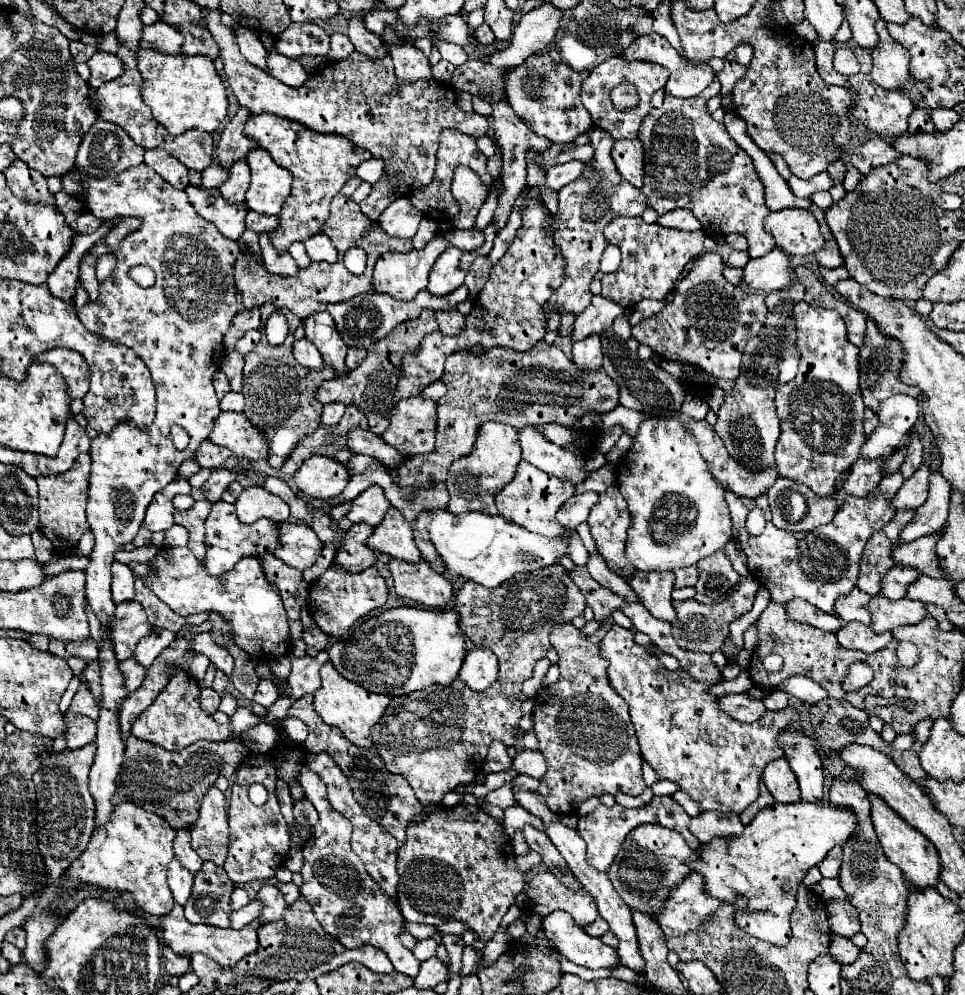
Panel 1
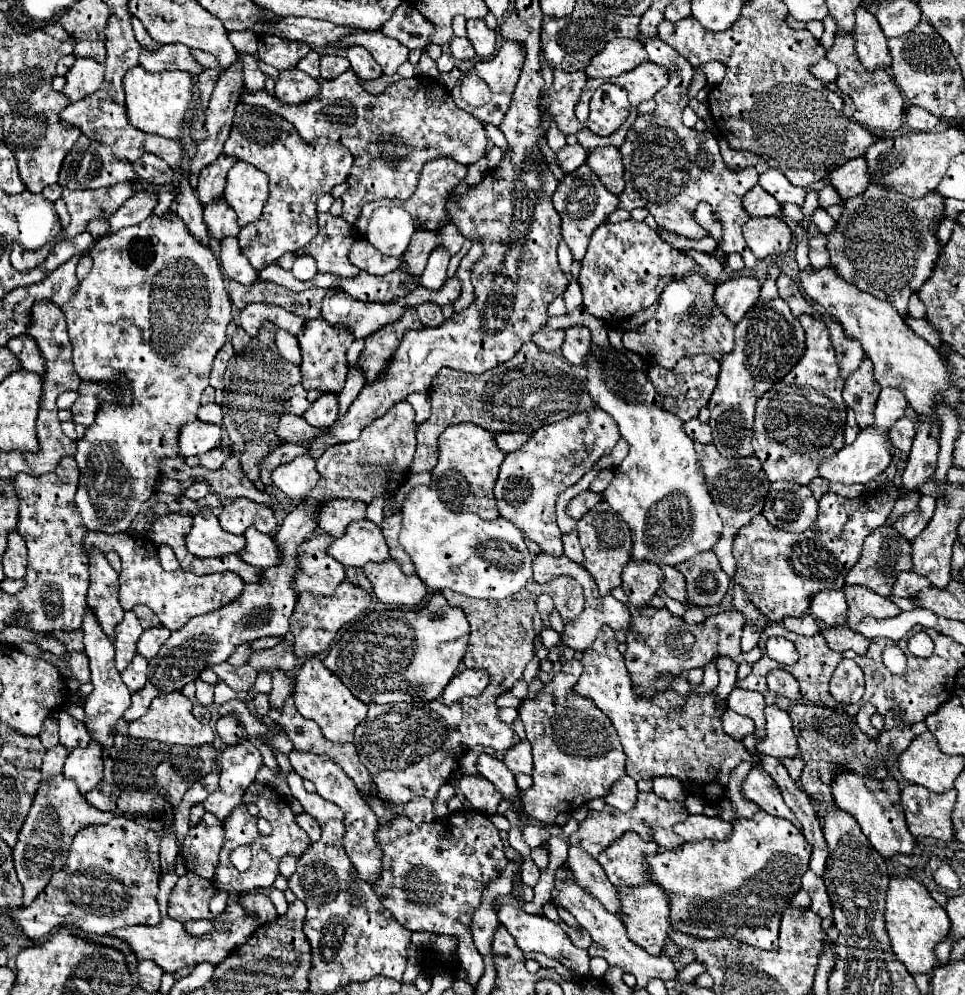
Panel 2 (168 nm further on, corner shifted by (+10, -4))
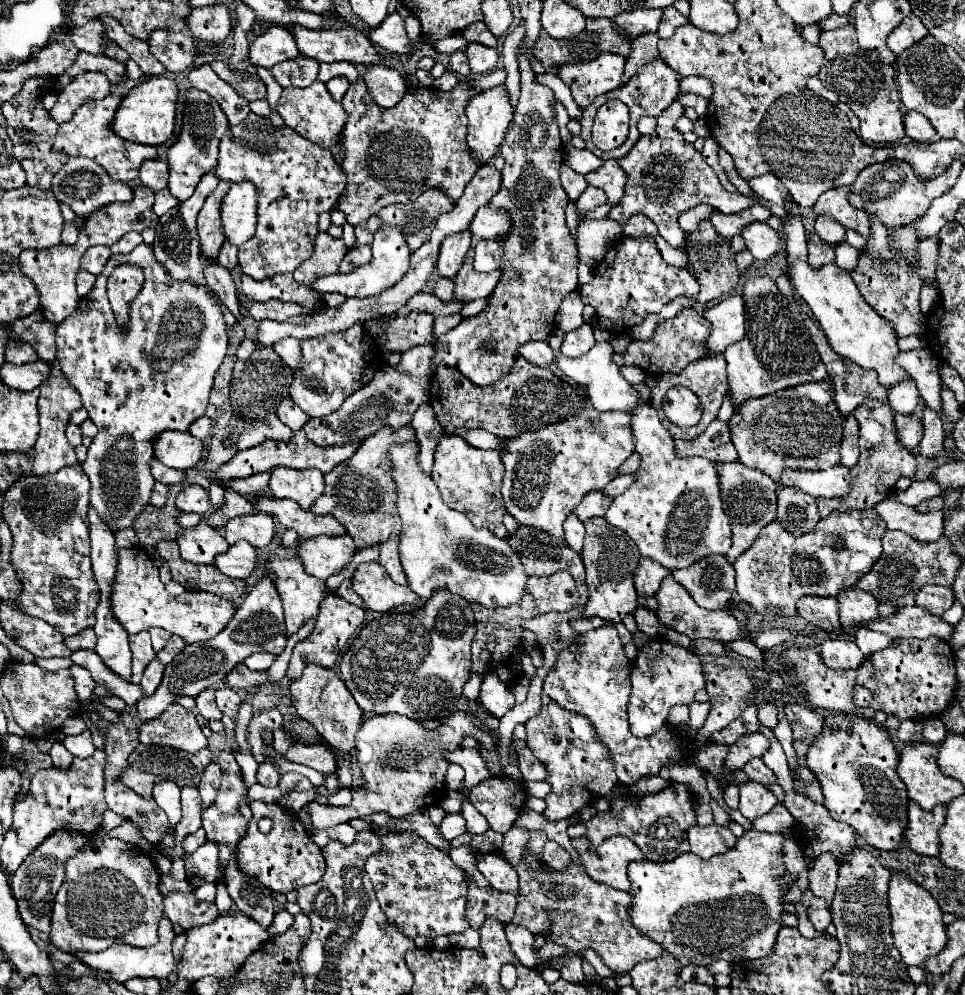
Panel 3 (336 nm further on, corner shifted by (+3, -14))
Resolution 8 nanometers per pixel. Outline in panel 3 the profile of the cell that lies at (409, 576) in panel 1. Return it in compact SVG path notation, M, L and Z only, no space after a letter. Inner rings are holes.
M379 562L359 564L351 580L353 590L365 600L367 608L375 612L389 612L395 606L417 604L421 600L411 588L395 584Z

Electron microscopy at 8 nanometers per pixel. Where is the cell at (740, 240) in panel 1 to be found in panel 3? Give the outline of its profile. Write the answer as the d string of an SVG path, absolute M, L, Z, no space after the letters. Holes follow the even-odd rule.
M701 204L701 206L695 206L693 210L687 210L679 216L679 224L685 232L695 232L697 230L697 224L701 224L703 220L707 220L709 216L713 214L713 208L707 206L707 204Z

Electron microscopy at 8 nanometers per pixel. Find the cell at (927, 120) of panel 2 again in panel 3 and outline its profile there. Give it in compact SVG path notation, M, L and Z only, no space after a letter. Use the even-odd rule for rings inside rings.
M907 112L905 114L905 132L915 142L931 142L937 136L937 130L919 112Z

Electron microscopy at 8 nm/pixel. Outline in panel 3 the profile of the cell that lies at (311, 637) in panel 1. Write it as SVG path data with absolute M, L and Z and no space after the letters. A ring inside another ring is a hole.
M239 664L233 672L229 672L229 676L225 678L225 684L235 690L245 690L245 688L263 686L267 684L267 680L269 680L267 672L253 672L245 664Z

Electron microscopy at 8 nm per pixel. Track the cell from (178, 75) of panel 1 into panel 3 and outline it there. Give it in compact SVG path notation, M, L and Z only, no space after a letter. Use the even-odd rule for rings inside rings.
M149 78L141 84L137 84L121 102L121 108L117 110L117 116L113 120L113 132L117 132L121 138L137 142L137 144L151 144L159 146L173 138L175 134L175 112L177 112L177 100L179 100L179 86L165 78Z

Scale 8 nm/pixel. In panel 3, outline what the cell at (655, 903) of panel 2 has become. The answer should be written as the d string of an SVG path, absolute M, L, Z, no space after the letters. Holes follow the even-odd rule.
M523 856L523 860L529 862L529 866L525 866L525 862L517 866L521 898L513 918L515 924L525 926L535 934L543 932L577 954L583 954L585 948L593 948L603 962L619 974L629 972L637 962L661 956L663 946L633 926L629 914L633 896L629 896L629 892L593 882L577 864L571 864L565 872L557 872L541 864L535 856Z

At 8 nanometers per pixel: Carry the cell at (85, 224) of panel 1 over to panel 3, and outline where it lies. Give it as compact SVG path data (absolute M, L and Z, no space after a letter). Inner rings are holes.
M129 232L129 234L125 234L117 244L111 244L109 248L111 248L111 252L113 254L125 254L125 252L131 252L137 244L141 244L143 242L143 238L141 238L141 234L139 232Z

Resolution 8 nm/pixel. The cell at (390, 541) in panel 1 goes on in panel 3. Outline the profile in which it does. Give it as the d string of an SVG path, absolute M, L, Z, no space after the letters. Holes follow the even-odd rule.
M319 536L313 540L303 540L299 544L299 556L305 560L305 570L317 578L329 578L333 574L339 574L345 570L345 566L351 562L355 556L357 546L351 536L341 536L341 538L329 538L329 536Z

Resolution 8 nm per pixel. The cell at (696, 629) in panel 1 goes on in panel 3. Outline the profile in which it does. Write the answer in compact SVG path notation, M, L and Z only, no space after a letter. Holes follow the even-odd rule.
M651 638L645 644L639 644L637 640L633 640L633 642L637 644L639 654L637 654L637 658L633 662L633 668L631 668L631 686L633 686L633 690L631 690L631 698L629 698L629 724L631 724L633 734L645 738L645 736L651 736L653 732L657 732L657 728L661 728L667 722L669 710L673 706L693 702L695 692L705 688L705 672L703 672L701 656L697 656L689 648L671 644L665 638Z

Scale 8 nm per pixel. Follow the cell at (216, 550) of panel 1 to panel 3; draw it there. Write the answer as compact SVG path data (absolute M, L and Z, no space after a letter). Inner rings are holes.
M201 520L193 530L183 528L181 534L177 534L177 544L181 556L193 564L213 564L219 554L229 550L227 540L205 520Z

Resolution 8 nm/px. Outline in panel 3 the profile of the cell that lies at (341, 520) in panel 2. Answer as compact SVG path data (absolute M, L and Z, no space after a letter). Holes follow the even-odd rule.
M261 494L257 500L257 510L267 512L279 520L285 528L293 528L303 540L315 536L343 536L345 526L335 516L317 516L309 510L301 510L301 506L293 500L277 500L269 494Z

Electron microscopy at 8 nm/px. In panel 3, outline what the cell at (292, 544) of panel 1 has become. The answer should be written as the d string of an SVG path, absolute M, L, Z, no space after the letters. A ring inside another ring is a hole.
M241 540L231 546L229 552L217 556L215 566L231 578L249 578L259 568L257 548L247 540Z

